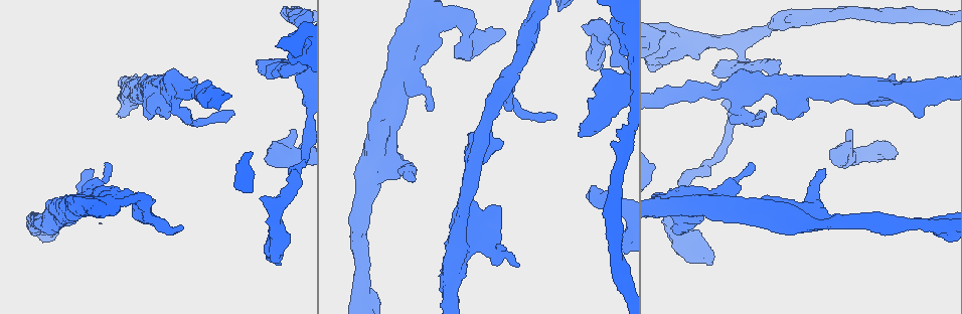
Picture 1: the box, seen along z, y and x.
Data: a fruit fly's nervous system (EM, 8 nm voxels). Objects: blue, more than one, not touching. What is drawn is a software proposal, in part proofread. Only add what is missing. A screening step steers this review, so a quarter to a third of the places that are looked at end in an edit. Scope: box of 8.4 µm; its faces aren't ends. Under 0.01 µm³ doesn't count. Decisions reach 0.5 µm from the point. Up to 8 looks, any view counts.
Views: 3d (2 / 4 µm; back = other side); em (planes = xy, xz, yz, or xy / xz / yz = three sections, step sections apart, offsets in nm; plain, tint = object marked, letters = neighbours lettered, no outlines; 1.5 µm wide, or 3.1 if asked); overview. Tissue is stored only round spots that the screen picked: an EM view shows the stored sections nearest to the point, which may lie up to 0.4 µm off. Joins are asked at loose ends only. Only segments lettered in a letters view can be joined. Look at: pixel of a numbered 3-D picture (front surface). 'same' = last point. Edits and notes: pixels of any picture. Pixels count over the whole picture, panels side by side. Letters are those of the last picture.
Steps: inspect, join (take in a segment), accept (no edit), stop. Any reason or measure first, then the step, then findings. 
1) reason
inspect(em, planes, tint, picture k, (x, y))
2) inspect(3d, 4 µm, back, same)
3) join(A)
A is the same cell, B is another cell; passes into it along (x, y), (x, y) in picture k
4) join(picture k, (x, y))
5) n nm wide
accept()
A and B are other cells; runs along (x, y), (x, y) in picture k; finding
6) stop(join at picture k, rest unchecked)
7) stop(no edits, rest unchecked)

stops while still wide
inspect(em, planes, letters, picture 1, (697, 56))

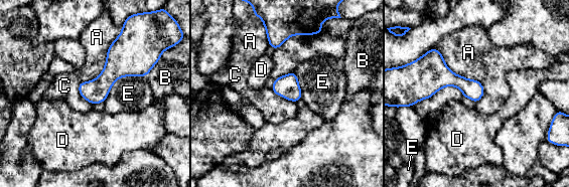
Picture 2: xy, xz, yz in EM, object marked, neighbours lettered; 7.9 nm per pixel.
accept()
A, B, C, D and E are other cells; border along (434, 47), (481, 84), (476, 103) in picture 2; none of them fits

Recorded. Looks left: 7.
end of a long branch
inspect(em, planes, tint, picture 1, (757, 113))

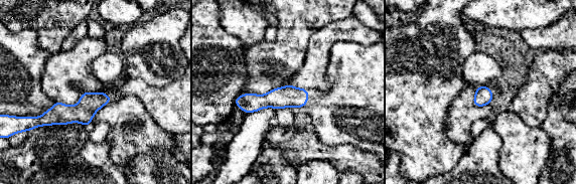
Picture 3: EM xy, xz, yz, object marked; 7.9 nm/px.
inspect(em, planes, letters, same)

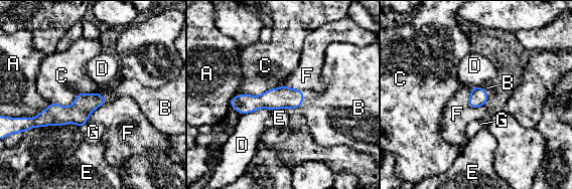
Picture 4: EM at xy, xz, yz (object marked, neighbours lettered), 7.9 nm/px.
join(B)
B is the same cell, A, C, D, E, F and G are other cells; passes into it along (282, 98), (302, 100), (329, 115) in picture 4; the cell continues

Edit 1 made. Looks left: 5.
inspect(3d, 2 µm, picture 1, (291, 129))

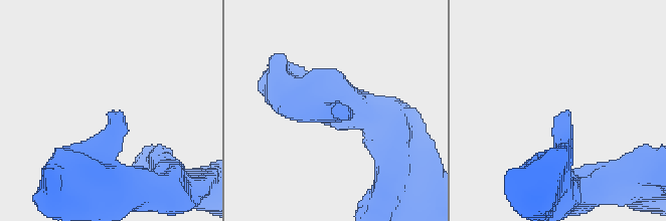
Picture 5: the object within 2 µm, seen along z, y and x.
inspect(em, planes, letters, picture 5, (110, 112))

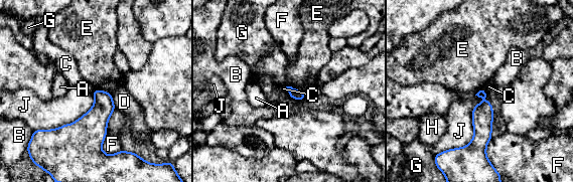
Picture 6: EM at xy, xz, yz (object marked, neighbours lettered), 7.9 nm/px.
accept()
A, B, C, D, E, F, G, H and J are other cells; border along (286, 85), (291, 85), (304, 93) in picture 6; no lettered segment goes on from it

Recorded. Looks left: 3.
stop(join at picture 4, rest unchecked)

